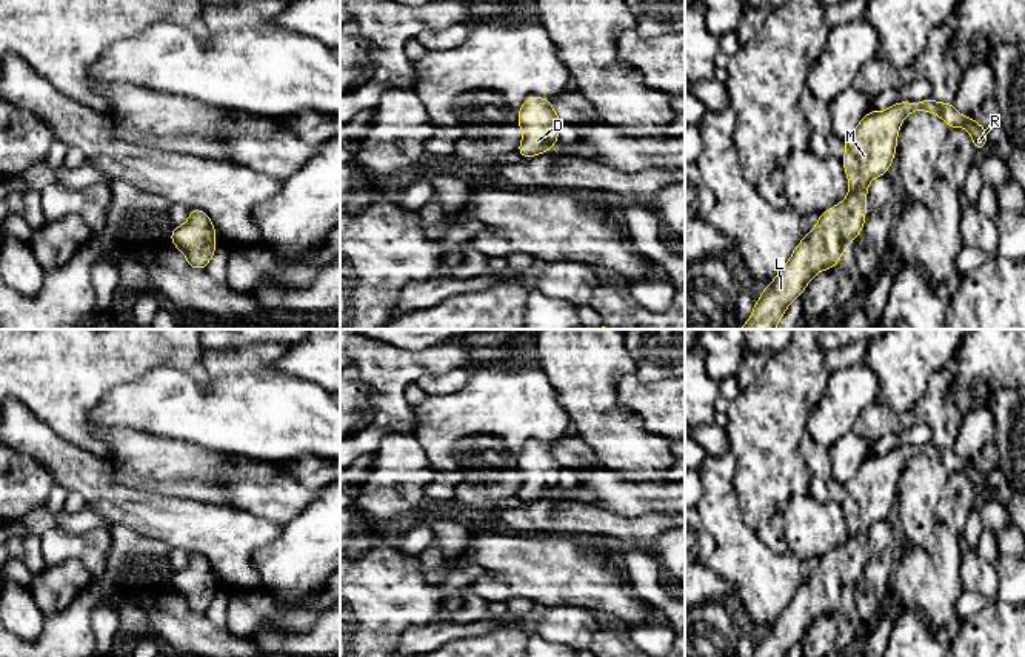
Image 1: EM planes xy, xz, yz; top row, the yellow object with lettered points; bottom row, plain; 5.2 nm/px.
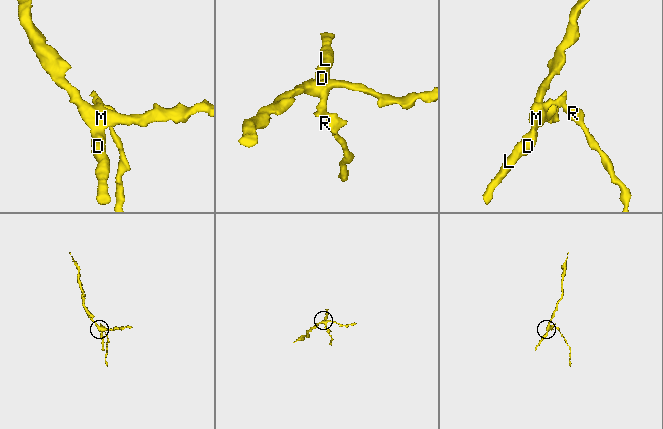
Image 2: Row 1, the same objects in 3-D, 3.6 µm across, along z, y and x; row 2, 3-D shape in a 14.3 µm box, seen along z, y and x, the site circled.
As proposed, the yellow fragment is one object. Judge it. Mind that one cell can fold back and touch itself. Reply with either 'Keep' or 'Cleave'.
Keep

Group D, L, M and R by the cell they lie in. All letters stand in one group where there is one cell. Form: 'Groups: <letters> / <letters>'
Groups: D L M R

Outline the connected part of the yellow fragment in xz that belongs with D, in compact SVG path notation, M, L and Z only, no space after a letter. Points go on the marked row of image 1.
M529 95L519 109L517 125L523 131L517 148L523 158L553 151L553 145L559 142L562 120L553 109L553 100Z

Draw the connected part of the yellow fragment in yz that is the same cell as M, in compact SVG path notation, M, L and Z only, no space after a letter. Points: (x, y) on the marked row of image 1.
M953 102L894 103L886 111L870 111L857 128L843 138L846 152L840 158L850 192L839 205L823 211L813 231L803 235L777 277L765 286L753 314L740 329L776 329L788 305L799 298L811 278L837 266L842 252L860 234L866 212L866 191L873 178L885 175L896 157L897 134L903 118L914 111L927 111L943 118L948 128L965 126L974 151L987 148L987 129L973 117L960 115Z

